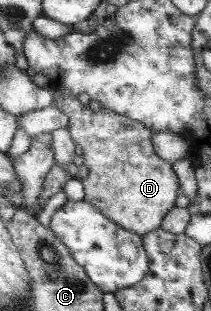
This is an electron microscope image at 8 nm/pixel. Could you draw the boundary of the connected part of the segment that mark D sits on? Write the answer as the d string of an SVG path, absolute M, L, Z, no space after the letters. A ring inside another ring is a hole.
M56 89L53 106L60 107L70 117L68 130L77 145L84 150L84 166L88 169L88 176L80 181L86 189L87 202L102 210L107 217L111 218L123 229L145 236L162 227L166 215L175 209L176 201L180 193L179 179L173 171L170 162L159 157L154 149L154 131L151 131L143 122L135 121L123 114L115 113L112 109L89 109L81 105L81 101L73 96L67 96Z

